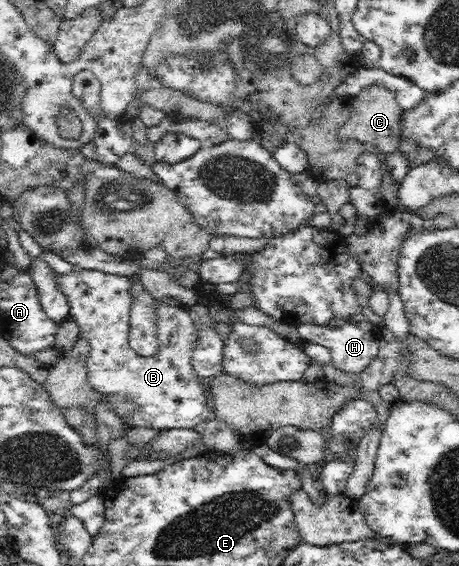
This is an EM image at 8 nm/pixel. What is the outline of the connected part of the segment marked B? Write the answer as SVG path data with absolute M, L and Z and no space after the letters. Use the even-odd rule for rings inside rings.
M80 268L54 277L58 289L68 299L70 318L77 322L80 334L90 345L86 360L90 386L105 396L122 394L135 404L135 411L124 418L128 428L193 429L208 420L210 397L190 363L198 329L188 314L188 307L156 301L155 322L160 346L156 354L143 357L132 350L128 340L132 308L132 281L128 277Z

